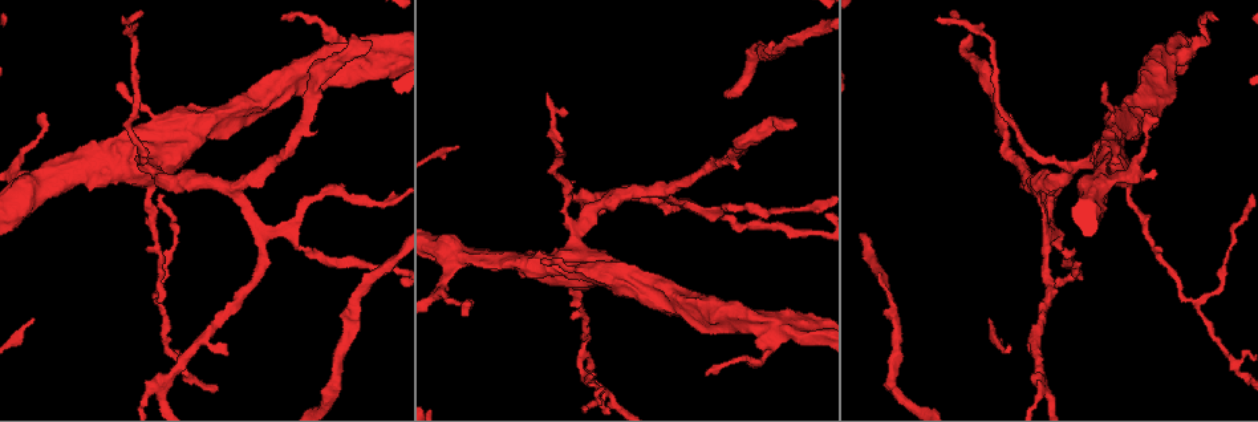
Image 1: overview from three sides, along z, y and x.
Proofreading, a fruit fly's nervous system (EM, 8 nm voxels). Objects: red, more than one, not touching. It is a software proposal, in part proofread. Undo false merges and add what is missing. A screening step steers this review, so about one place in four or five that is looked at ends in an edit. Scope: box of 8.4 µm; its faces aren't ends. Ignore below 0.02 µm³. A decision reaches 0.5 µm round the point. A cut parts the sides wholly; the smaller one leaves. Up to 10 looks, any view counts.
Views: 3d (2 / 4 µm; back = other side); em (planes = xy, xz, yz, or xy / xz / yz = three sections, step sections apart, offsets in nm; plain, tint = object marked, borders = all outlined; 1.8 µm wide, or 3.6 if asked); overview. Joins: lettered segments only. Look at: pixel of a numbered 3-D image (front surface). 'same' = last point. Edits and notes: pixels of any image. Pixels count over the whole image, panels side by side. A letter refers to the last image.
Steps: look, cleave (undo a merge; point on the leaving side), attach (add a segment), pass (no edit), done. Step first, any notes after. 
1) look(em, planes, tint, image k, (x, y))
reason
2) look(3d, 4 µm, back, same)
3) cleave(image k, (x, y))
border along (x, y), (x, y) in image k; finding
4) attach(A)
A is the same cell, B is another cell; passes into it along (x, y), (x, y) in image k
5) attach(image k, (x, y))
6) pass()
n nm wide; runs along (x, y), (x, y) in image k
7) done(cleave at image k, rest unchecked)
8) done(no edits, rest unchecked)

look(em, 3.6 µm, planes, borders, image 1, (148, 194))
narrows sharply

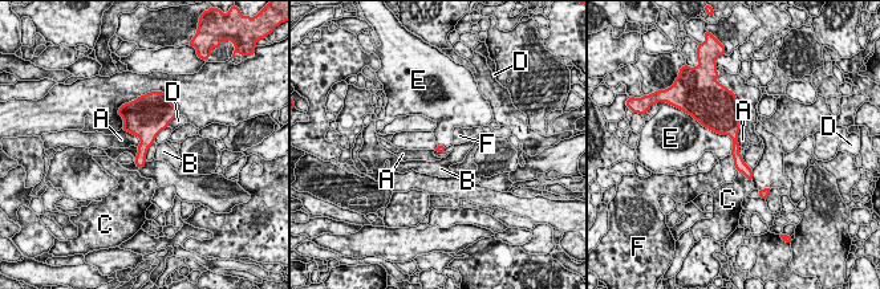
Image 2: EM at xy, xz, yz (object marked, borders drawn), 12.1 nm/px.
pass()
A, B, C, D, E and F are other cells; all the same cell

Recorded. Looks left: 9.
look(3d, 4 µm, image 1, (261, 231))
three-way junction

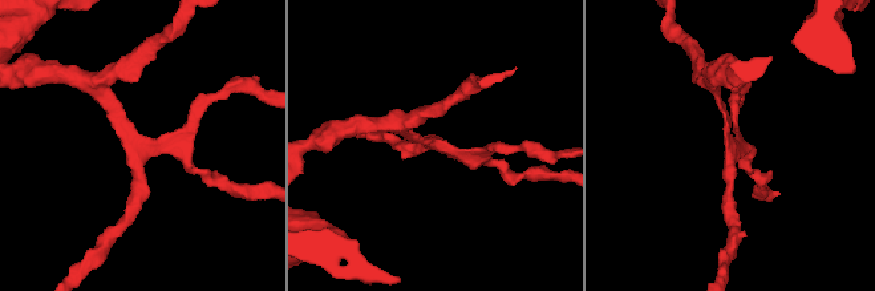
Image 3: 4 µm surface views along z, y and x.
look(em, yz, step 4, borders, image 3, (432, 145))
now the EM

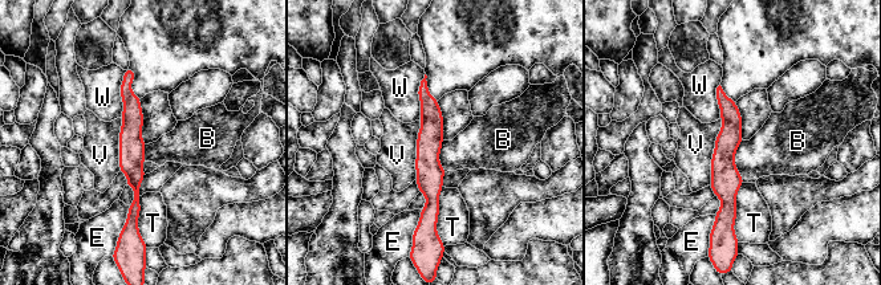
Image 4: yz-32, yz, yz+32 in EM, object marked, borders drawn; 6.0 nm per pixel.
pass()
160 nm wide; V touches over 420 nm; B, E, T, V and W are other cells; one cell here

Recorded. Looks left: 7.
look(3d, 2 µm, image 1, (1170, 61))
sudden change in width

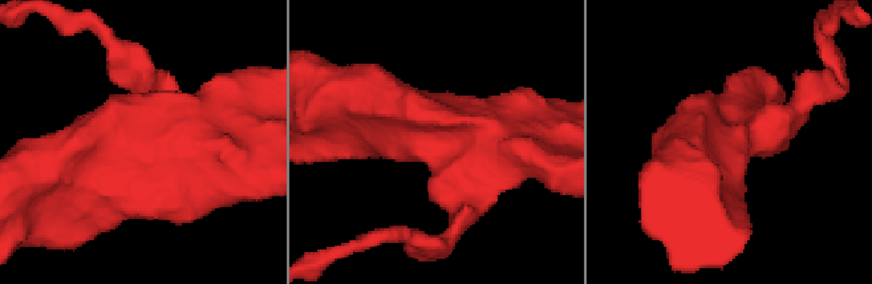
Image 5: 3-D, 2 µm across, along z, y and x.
look(em, yz, step 4, tint, image 5, (169, 140))

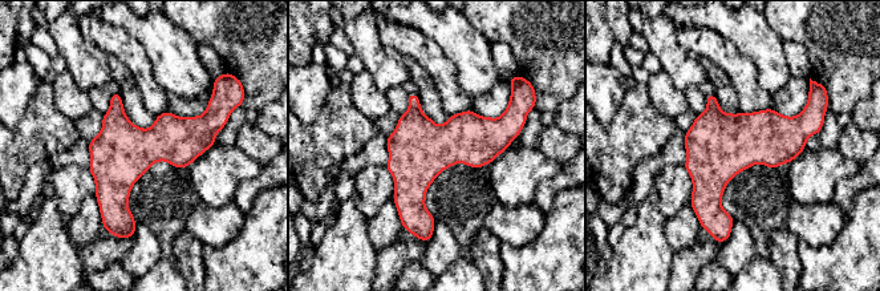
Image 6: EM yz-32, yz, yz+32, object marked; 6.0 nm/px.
look(em, yz, step 4, borders, same)
see the neighbours

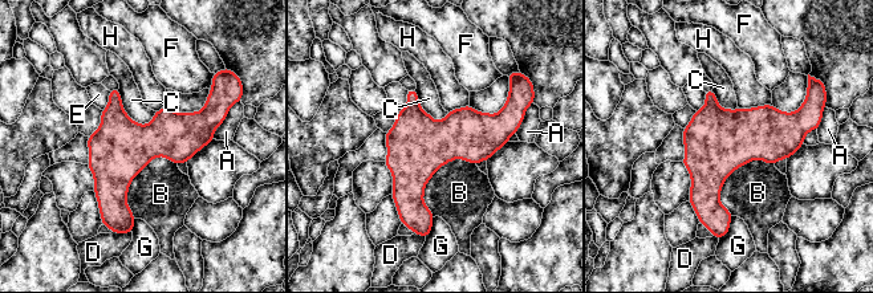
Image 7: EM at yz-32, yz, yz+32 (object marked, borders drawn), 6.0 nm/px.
pass()
380 nm wide; A, B, C, D, E, F, G and H are other cells; border along (117, 89), (134, 121), (151, 121) in image 7; all the same cell

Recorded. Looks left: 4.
look(3d, 2 µm, back, image 1, (797, 126))

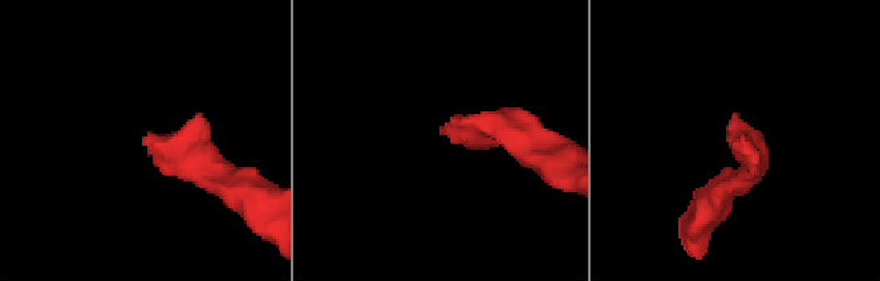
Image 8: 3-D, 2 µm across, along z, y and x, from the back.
look(em, planes, tint, image 8, (443, 129))
now the EM

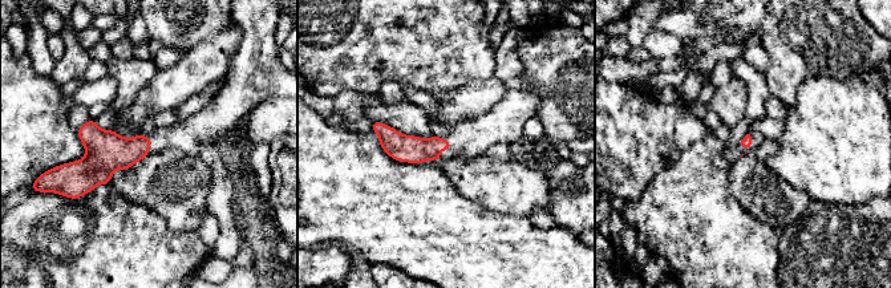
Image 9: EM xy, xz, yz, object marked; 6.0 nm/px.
look(em, planes, borders, same)

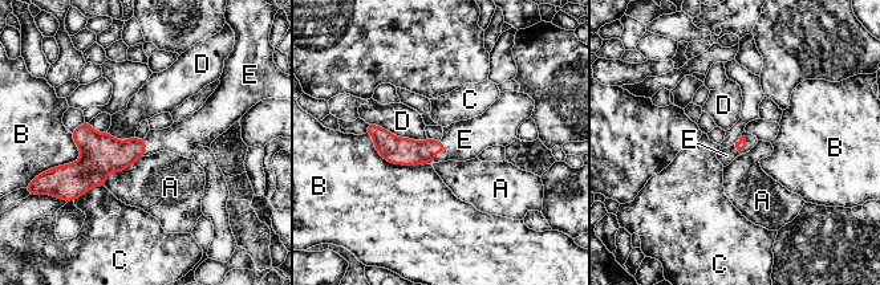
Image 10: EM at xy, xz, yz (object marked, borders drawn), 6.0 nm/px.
attach(E)
E is the same cell, A, B, C and D are other cells; passes into it along (741, 143), (737, 142), (726, 155) in image 10; the cell continues

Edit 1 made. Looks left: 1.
done(attach at image 10, rest unchecked)

